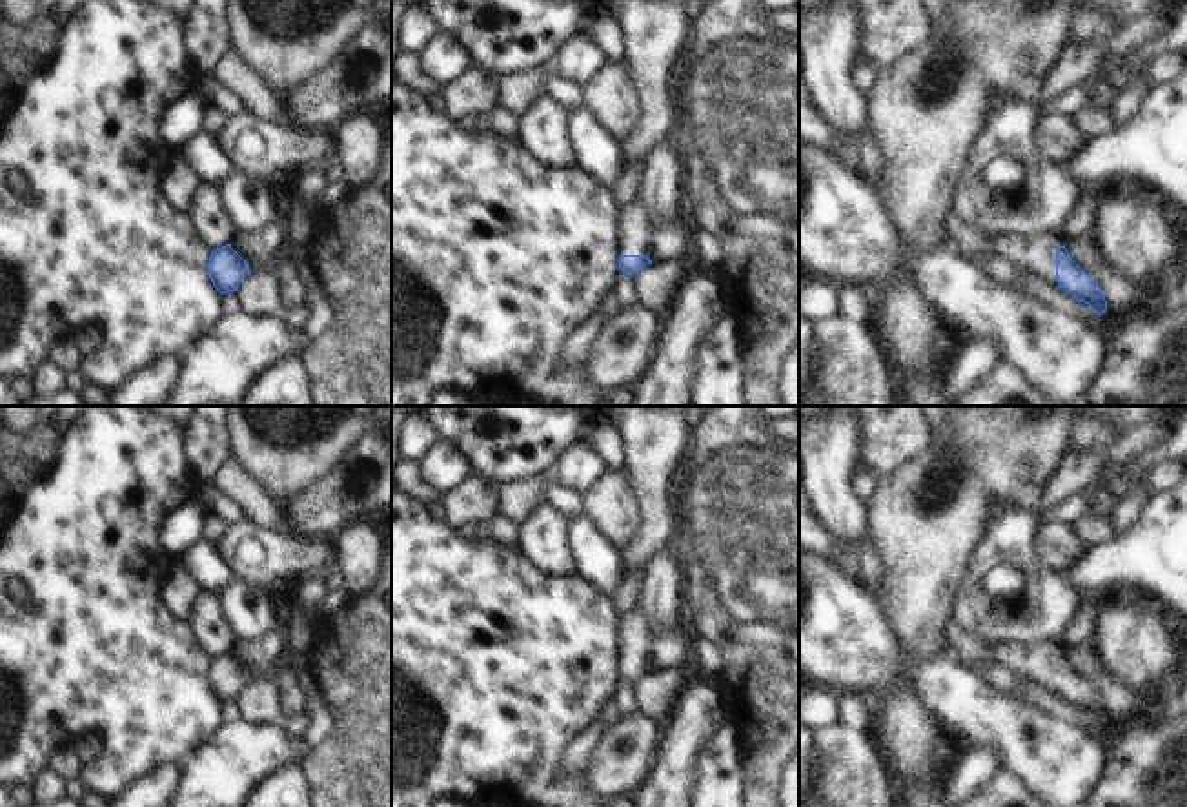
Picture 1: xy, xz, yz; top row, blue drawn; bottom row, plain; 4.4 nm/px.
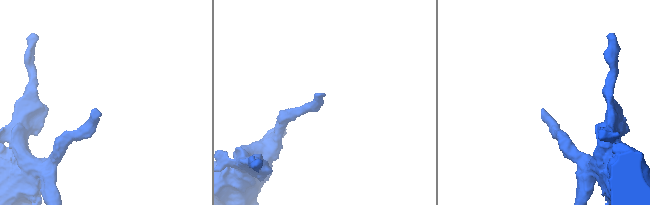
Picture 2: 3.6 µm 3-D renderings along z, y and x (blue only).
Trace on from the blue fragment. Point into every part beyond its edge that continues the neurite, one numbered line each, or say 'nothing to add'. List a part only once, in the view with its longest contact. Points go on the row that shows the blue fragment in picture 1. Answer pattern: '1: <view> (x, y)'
1: xz (670, 235).

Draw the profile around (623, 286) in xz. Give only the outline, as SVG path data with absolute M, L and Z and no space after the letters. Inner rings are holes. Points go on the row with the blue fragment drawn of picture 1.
M617 271L612 293L615 295L621 308L630 308L637 304L637 295L634 291L634 275L626 271Z

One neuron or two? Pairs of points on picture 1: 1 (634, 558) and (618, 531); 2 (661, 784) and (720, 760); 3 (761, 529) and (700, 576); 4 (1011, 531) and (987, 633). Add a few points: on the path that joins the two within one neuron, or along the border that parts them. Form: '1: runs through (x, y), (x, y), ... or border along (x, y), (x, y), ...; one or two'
1: border along (638, 503), (639, 529), (621, 549); two
2: border along (712, 733), (692, 766), (689, 787); two
3: runs through (747, 543), (714, 576); one
4: runs through (987, 556), (969, 582), (969, 607); one

